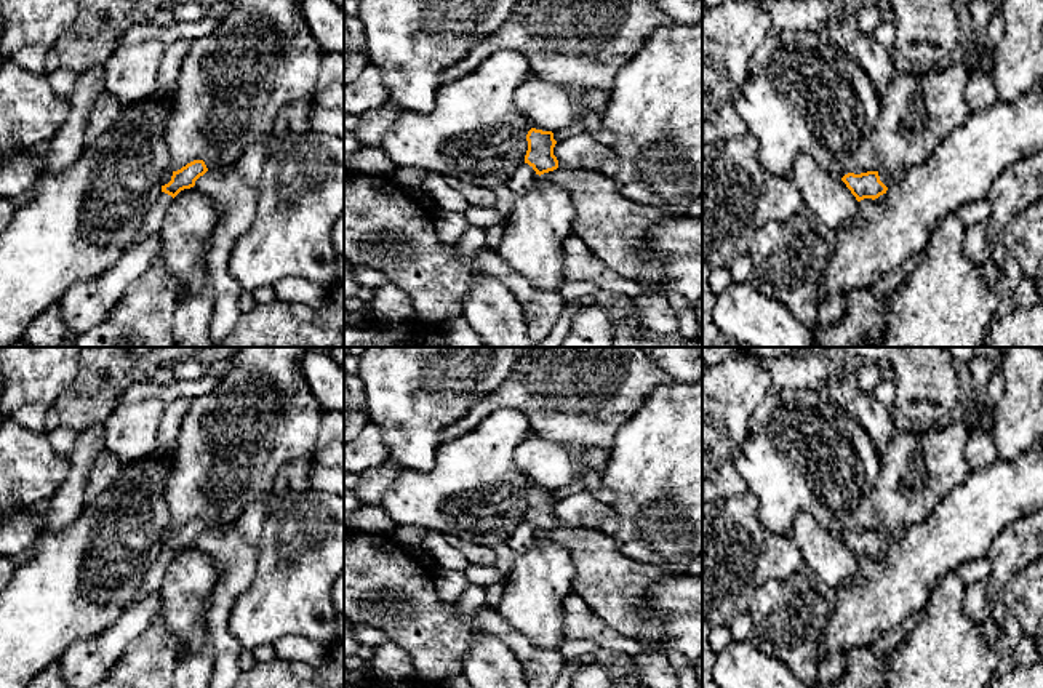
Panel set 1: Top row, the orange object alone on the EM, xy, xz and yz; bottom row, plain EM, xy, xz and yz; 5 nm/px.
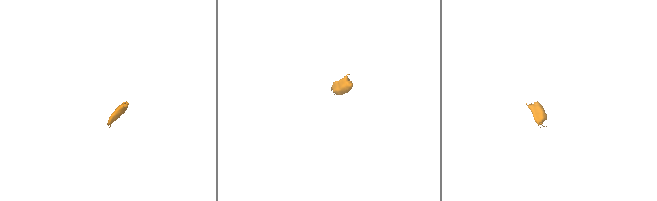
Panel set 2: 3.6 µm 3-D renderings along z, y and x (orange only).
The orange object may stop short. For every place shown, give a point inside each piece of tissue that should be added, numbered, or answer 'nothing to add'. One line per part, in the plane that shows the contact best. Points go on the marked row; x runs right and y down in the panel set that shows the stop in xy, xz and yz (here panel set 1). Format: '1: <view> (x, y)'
1: xy (152, 221)

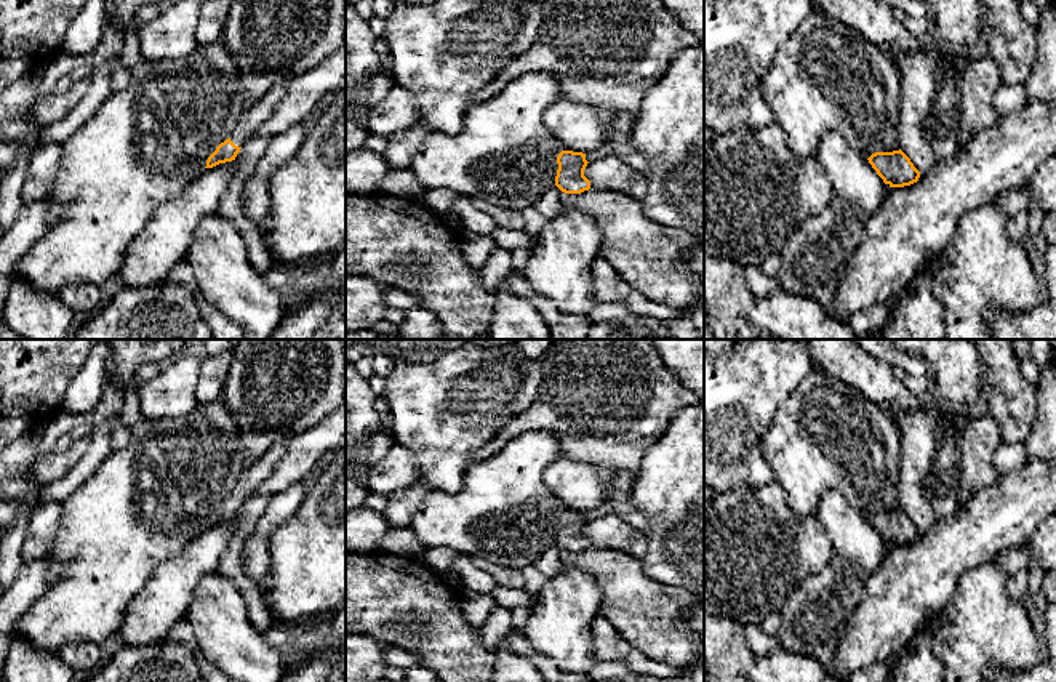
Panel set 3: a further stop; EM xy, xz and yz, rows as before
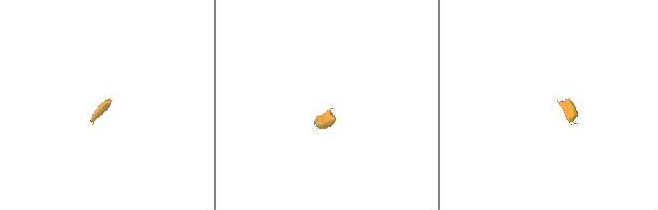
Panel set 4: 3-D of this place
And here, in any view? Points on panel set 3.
1: xy (252, 119)

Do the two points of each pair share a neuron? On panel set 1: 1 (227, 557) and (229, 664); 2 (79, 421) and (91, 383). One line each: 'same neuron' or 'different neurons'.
1: same neuron
2: same neuron

